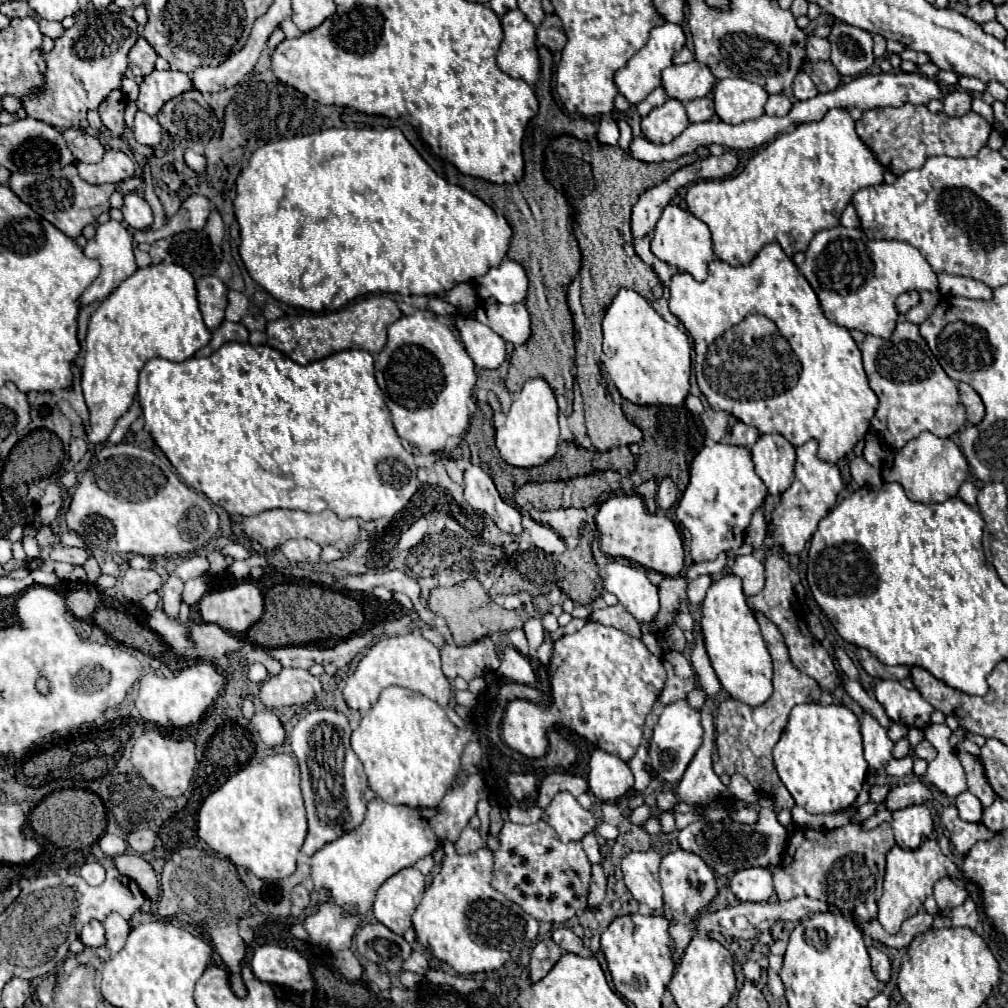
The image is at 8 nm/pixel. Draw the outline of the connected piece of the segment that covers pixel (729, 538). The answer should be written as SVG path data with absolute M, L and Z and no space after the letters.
M732 444L704 446L690 466L690 484L676 508L678 522L690 532L690 556L694 564L716 560L728 548L740 548L752 512L768 496L764 482L754 472L748 448Z

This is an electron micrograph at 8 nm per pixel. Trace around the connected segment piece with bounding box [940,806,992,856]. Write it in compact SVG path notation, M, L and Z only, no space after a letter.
M946 806L940 818L942 818L944 826L946 826L948 832L950 832L950 842L954 844L956 852L962 854L962 856L968 854L968 850L970 850L978 840L988 840L988 838L992 838L992 832L990 832L984 824L980 824L980 822L976 822L976 824L964 822L964 820L958 816L956 806Z

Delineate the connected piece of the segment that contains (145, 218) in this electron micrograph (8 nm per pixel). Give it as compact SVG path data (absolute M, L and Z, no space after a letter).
M136 192L124 196L122 214L124 214L124 220L126 220L134 230L146 230L146 228L150 228L150 224L154 222L152 210L150 210L148 202L146 202L140 194L136 194Z

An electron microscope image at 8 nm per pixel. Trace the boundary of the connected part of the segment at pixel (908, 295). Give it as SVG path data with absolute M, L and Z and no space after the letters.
M910 290L910 292L904 292L902 296L898 296L898 300L896 300L896 310L900 312L900 314L906 314L912 306L916 306L920 302L920 292L916 292L916 290Z

